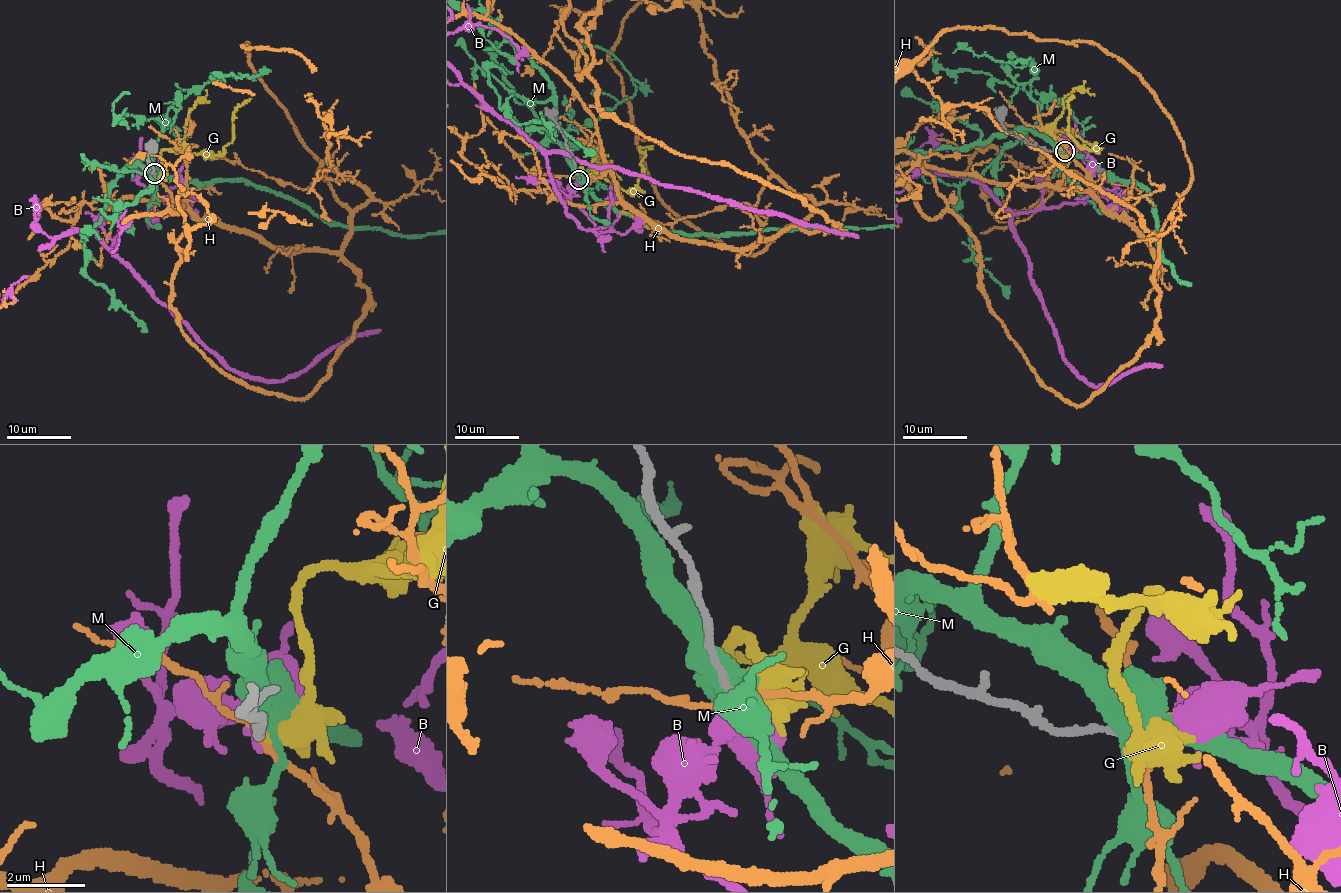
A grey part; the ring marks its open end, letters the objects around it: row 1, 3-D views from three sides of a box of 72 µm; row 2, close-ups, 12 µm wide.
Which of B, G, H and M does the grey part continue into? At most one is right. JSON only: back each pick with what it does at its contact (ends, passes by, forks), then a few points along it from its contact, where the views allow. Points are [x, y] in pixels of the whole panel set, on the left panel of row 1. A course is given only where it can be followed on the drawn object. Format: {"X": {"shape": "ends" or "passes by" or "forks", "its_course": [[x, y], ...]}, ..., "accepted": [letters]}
{"B": {"shape": "passes by"}, "accepted": ["B"]}

